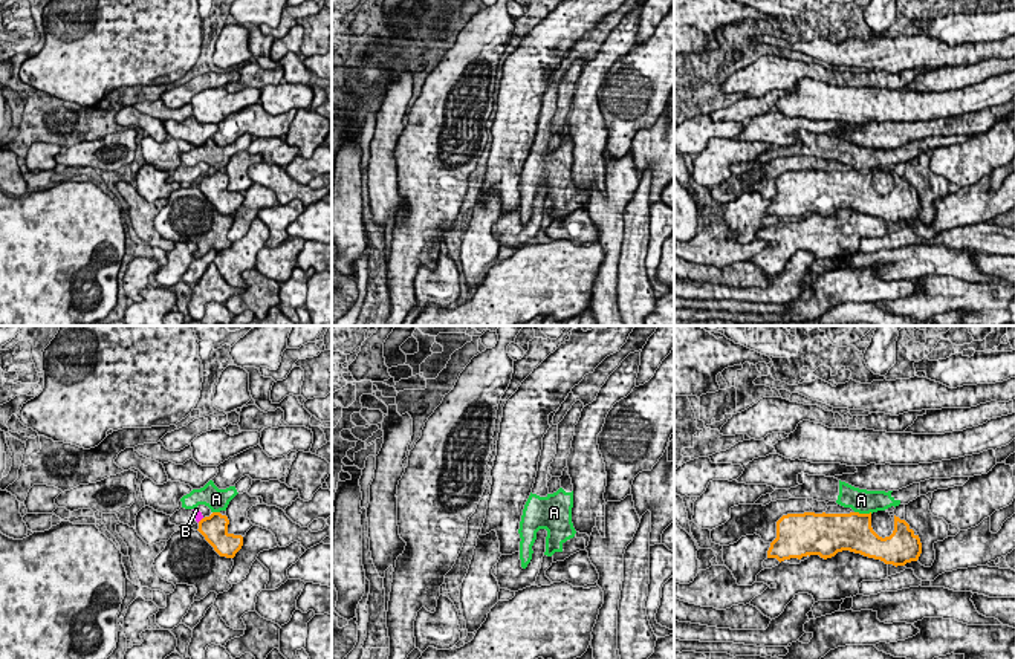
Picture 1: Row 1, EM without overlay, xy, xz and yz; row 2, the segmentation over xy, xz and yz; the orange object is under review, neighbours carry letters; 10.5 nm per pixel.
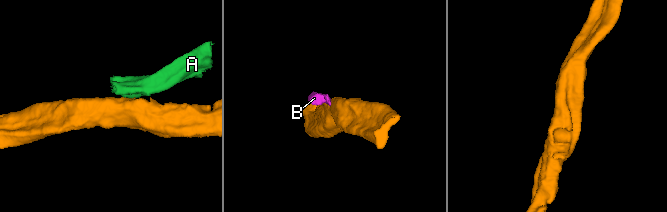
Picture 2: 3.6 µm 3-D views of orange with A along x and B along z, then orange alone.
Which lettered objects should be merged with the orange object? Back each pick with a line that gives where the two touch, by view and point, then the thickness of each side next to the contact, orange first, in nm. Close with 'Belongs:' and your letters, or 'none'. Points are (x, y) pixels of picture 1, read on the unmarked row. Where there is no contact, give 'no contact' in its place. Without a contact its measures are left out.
Belongs: none

